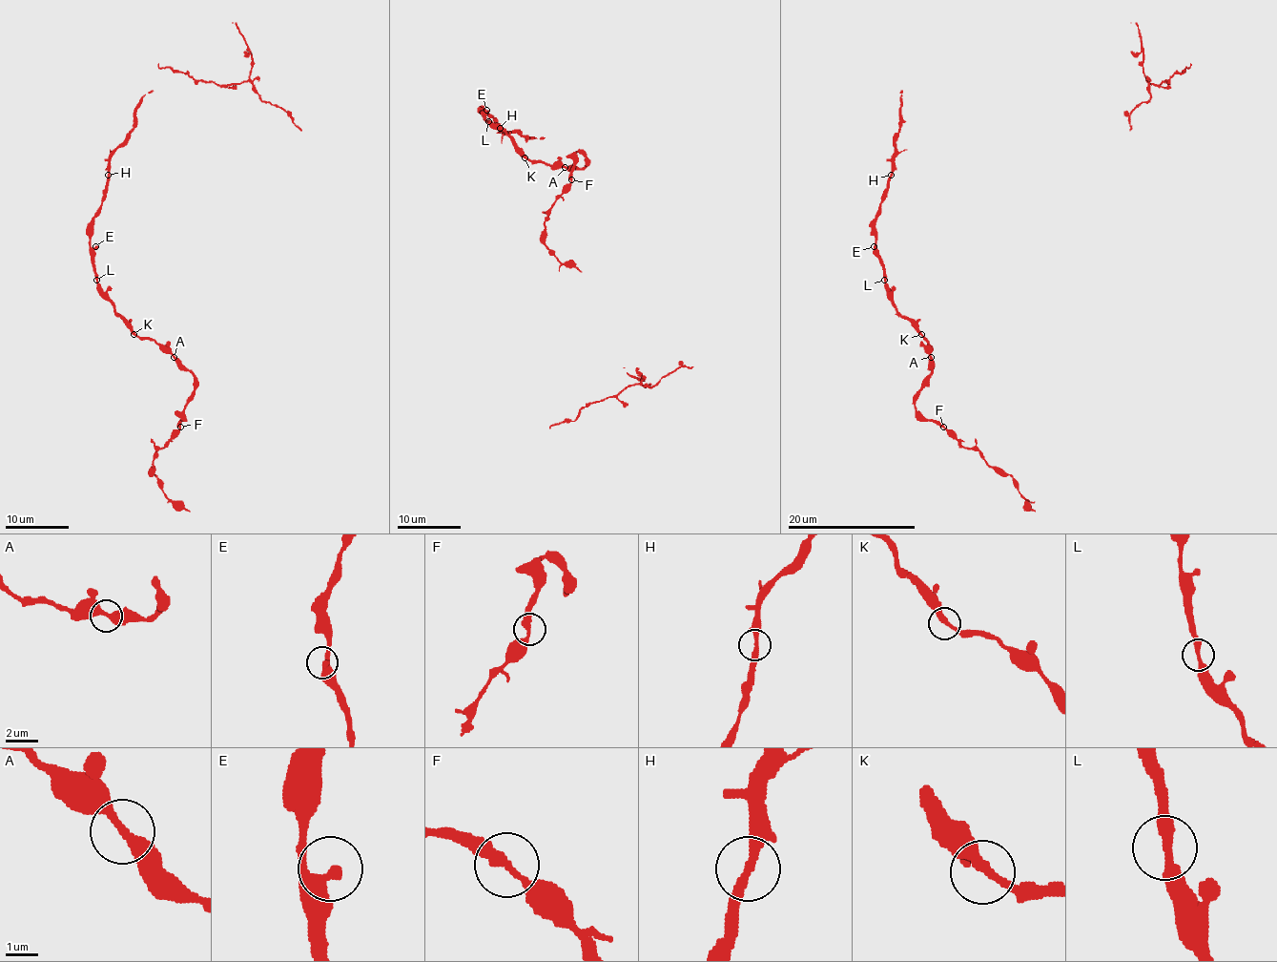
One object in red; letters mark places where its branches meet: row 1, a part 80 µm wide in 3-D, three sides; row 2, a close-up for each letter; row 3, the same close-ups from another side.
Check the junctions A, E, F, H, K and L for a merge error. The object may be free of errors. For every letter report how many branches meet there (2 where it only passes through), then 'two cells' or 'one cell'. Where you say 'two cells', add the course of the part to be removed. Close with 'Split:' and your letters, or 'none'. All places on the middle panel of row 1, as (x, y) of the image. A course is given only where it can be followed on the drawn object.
A: 2 branches meet; one cell
E: 2 branches meet; one cell
F: 2 branches meet; one cell
H: 2 branches meet; one cell
K: 2 branches meet; one cell
L: 2 branches meet; one cell
Split: none

